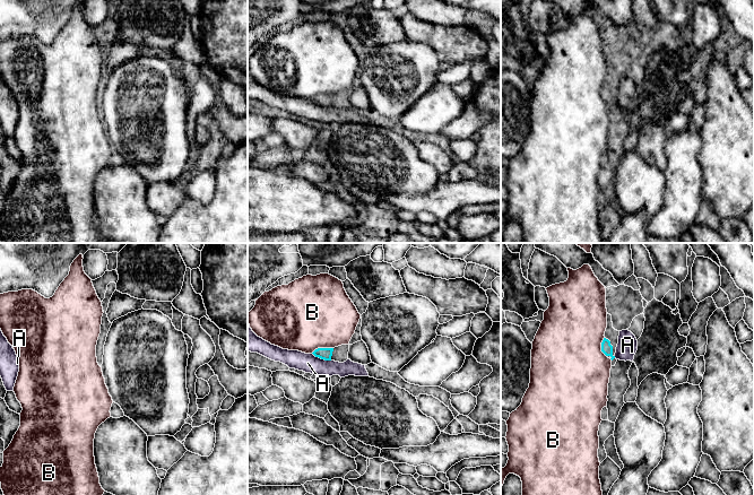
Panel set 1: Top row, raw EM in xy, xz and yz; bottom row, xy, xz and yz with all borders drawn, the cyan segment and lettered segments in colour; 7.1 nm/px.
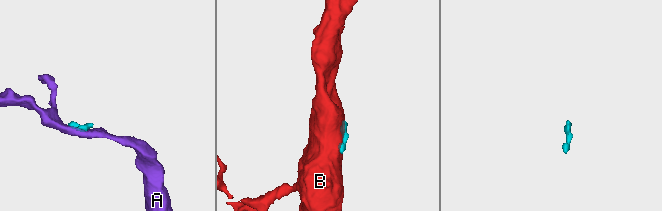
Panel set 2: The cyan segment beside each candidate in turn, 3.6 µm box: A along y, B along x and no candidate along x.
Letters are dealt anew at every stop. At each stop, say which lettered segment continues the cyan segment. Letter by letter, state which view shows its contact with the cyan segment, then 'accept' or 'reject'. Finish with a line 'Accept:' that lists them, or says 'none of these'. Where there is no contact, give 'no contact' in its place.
A: xz | reject
B: xz | reject
Accept: none of these

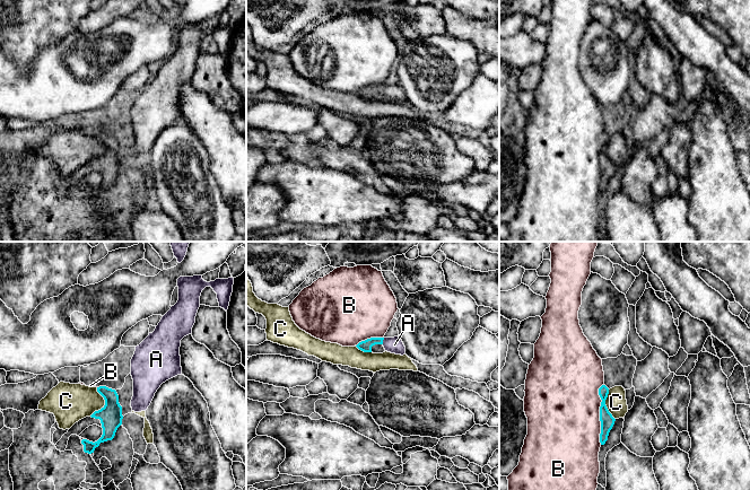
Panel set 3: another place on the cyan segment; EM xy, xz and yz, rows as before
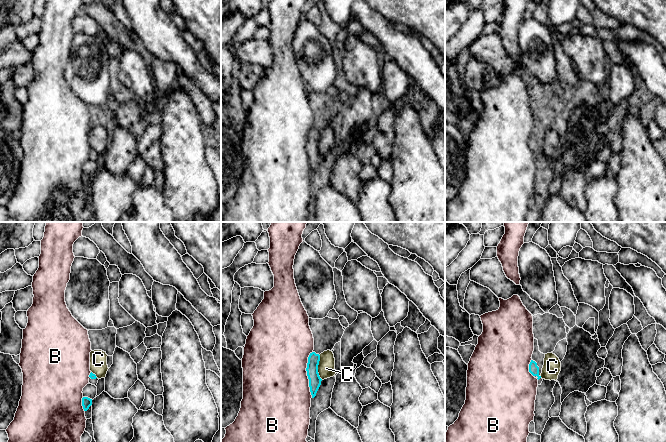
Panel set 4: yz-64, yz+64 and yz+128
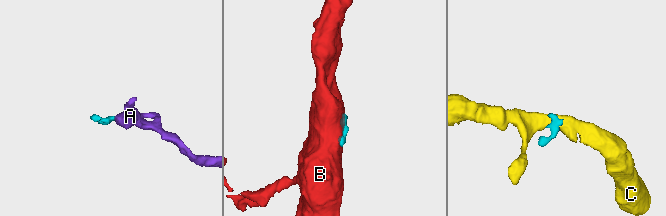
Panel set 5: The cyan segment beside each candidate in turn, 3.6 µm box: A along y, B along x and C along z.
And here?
A: xz | accept
B: yz | reject
C: xy | reject
Accept: A

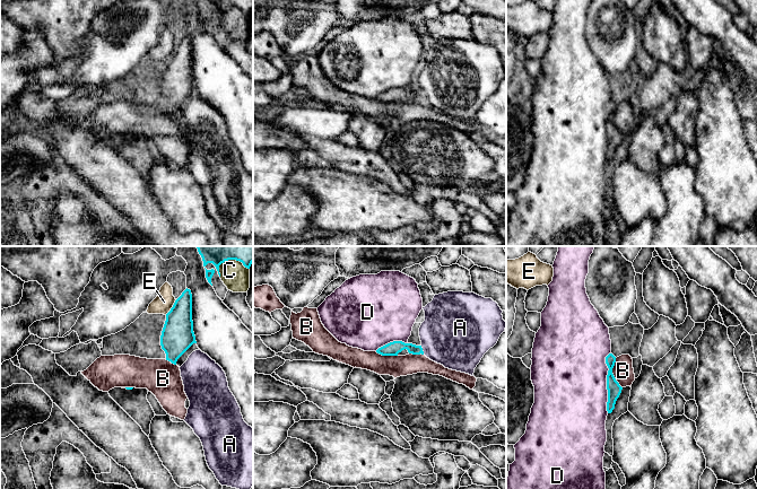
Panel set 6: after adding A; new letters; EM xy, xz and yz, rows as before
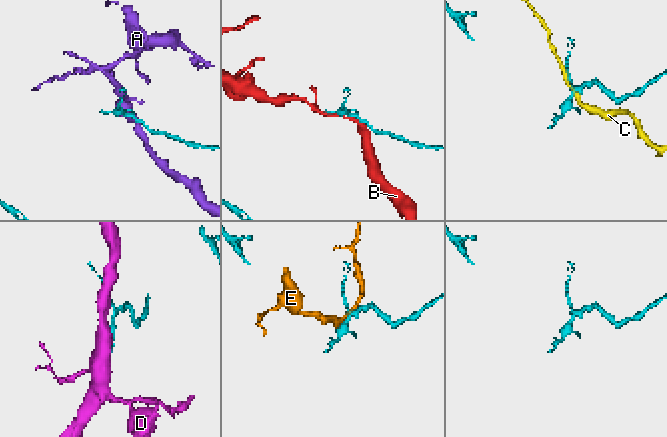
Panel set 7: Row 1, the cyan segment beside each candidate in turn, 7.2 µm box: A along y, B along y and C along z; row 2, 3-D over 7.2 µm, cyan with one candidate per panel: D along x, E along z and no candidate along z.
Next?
A: xz | reject
B: yz | reject
C: xy | reject
D: yz | reject
E: xy | reject
Accept: none of these

